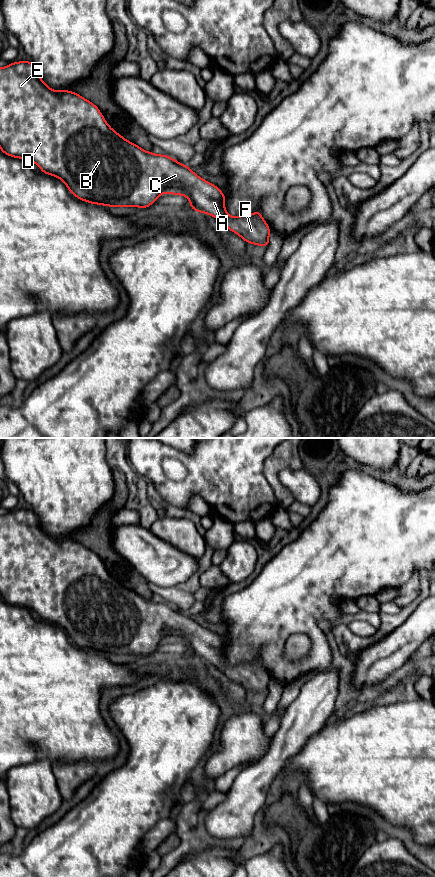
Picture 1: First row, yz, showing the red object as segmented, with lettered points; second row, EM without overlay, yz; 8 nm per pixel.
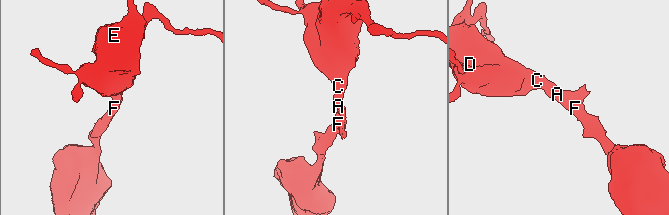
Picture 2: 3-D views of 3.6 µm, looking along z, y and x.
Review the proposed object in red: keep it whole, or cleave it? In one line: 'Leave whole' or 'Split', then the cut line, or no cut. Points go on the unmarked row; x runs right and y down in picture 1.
Leave whole. No split

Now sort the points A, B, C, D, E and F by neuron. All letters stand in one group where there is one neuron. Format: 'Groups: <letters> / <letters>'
Groups: A B C D E F

